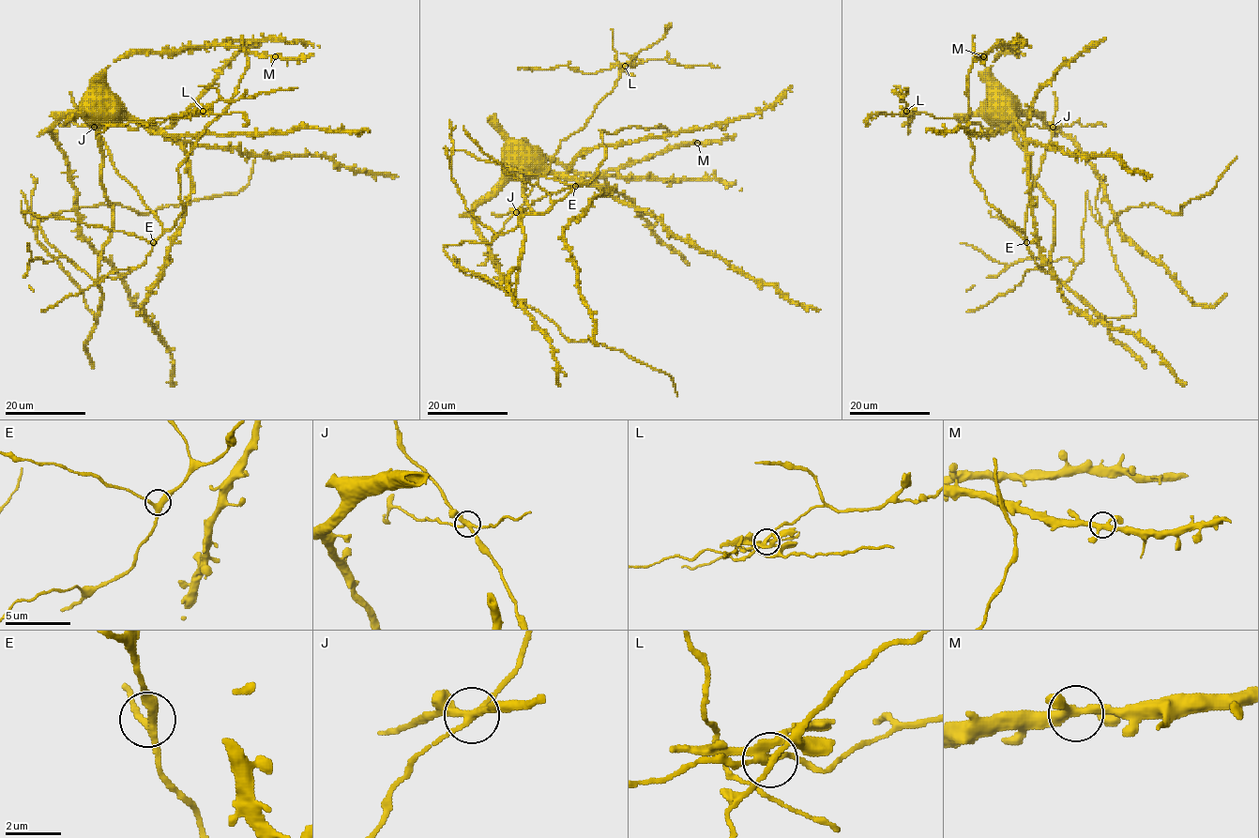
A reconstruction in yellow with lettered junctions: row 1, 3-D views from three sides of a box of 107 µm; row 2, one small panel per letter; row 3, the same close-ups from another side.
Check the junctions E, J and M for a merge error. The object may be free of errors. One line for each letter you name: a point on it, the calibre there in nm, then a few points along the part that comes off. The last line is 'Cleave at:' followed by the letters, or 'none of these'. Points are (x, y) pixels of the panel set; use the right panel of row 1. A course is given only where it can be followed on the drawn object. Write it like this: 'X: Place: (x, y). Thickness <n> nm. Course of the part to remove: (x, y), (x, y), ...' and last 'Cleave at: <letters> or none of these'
J: Place: (1053, 127). Thickness 280 nm. Course of the part to remove: (1053, 127), (1021, 124), (987, 129), (960, 118), (907, 110), (906, 115), (915, 116), (906, 123), (909, 131)
Cleave at: J

